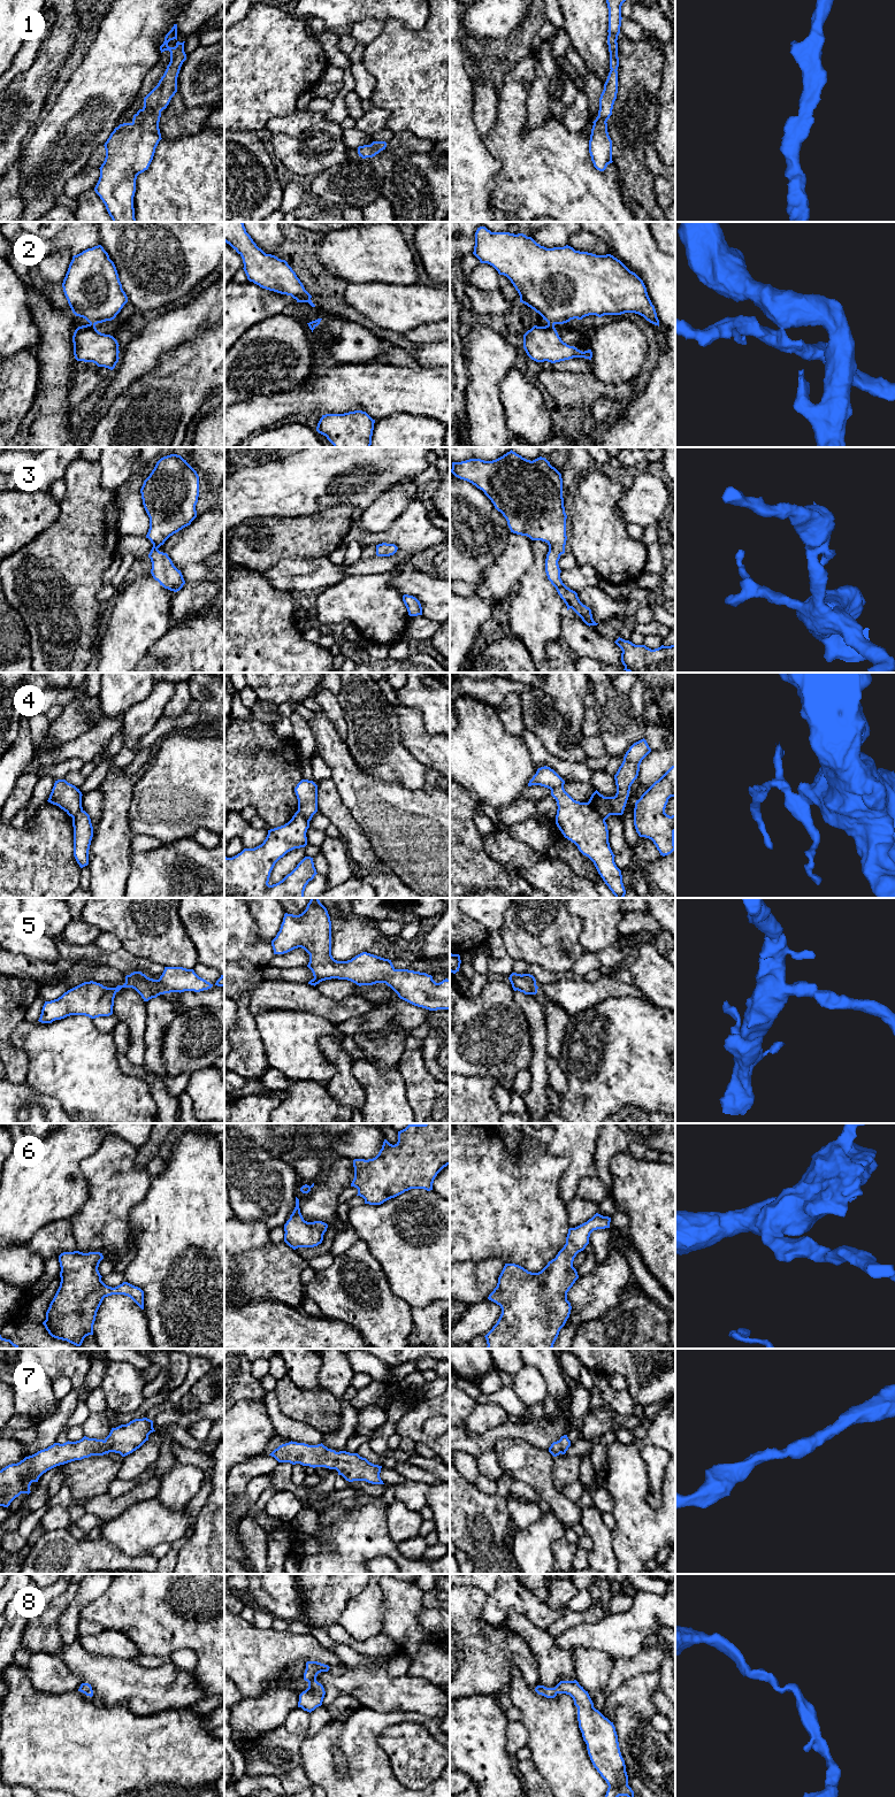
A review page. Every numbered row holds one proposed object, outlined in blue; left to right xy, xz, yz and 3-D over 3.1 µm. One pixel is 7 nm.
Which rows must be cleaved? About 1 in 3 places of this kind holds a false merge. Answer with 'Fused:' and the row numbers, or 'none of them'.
Fused: 2, 4

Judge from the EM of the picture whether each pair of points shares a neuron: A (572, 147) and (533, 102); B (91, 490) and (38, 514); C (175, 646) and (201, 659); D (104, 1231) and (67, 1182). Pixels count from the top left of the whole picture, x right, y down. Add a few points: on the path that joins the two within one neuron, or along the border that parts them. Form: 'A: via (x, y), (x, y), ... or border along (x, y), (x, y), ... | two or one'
A: border along (551, 114), (543, 123), (525, 129) | two
B: border along (59, 500), (59, 515), (46, 529) | two
C: via (182, 649), (194, 652) | one
D: border along (85, 1177), (88, 1199), (69, 1219) | two

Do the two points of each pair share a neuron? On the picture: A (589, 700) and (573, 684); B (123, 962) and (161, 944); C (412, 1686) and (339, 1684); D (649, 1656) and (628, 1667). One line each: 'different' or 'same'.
A: different
B: different
C: same
D: same

